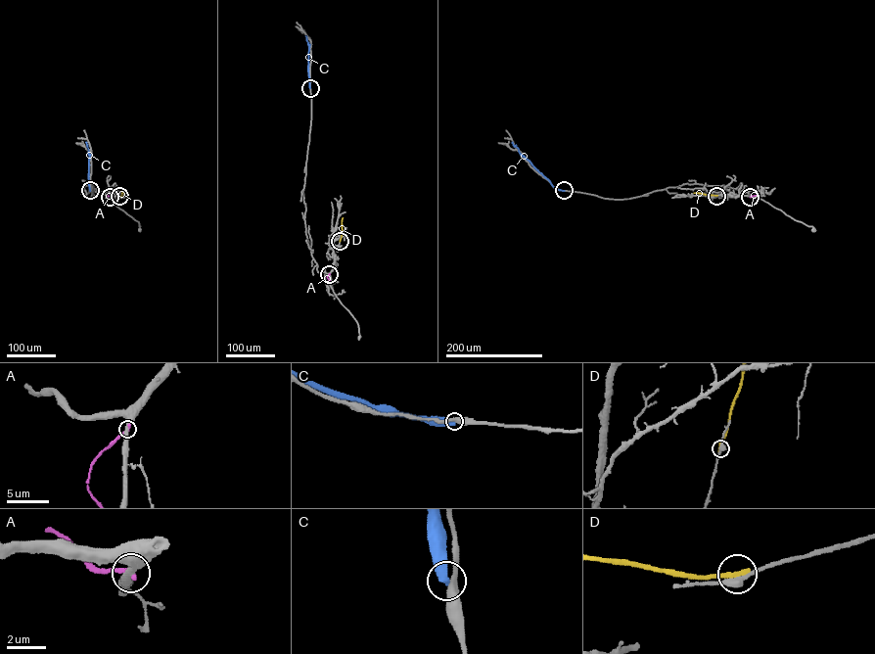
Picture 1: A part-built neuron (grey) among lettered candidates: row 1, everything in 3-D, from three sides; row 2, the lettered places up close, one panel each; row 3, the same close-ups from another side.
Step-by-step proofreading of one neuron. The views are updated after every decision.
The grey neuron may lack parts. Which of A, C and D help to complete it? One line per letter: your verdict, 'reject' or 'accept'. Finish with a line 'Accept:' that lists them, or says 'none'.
A: reject
C: reject
D: reject
Accept: none

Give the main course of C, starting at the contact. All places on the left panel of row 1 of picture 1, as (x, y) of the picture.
C: (90, 190), (86, 142)

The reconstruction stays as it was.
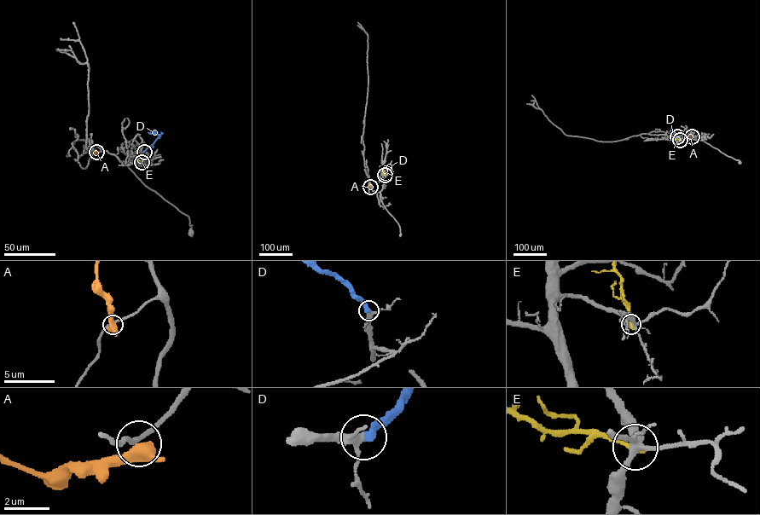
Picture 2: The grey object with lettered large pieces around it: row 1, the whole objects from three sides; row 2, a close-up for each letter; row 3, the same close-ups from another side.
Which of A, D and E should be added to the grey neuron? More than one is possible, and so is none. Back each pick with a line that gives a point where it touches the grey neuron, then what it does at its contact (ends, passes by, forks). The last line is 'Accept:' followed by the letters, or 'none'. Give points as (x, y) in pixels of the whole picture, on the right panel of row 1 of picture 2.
D: contact (677, 136); it ends
Accept: D

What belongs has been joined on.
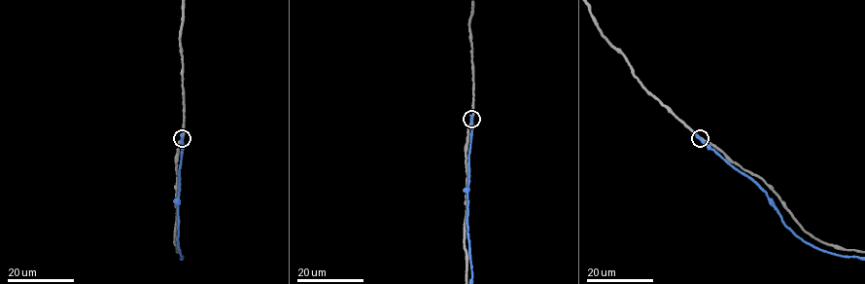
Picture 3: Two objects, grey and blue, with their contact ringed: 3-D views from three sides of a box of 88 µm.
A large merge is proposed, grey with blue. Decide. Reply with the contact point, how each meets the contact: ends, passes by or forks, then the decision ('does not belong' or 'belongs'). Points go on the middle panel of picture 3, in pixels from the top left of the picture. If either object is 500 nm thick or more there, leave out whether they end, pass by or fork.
place (471, 119); grey passes by; blue passes by; does not belong

